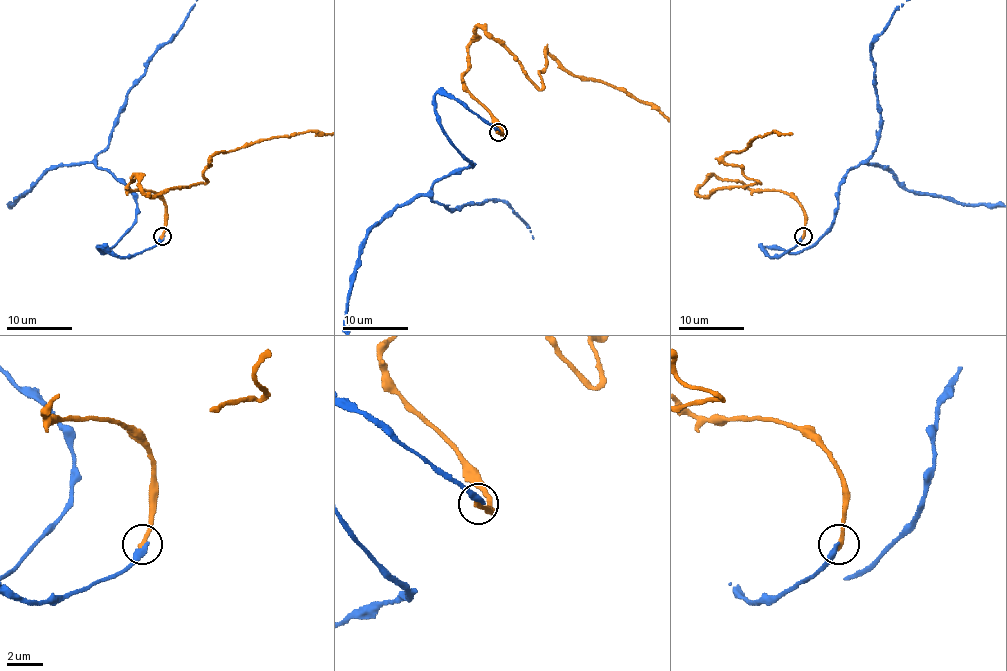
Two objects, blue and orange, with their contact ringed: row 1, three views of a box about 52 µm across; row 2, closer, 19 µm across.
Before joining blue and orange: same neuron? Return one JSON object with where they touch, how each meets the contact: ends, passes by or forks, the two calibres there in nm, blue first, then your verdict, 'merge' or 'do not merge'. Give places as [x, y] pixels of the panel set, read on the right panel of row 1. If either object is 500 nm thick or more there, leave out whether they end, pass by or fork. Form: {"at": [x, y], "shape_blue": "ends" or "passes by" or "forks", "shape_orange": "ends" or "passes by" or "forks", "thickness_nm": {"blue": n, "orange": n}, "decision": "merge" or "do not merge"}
{"at": [803, 236], "shape_blue": "ends", "shape_orange": "ends", "thickness_nm": {"blue": 320, "orange": 280}, "decision": "do not merge"}

